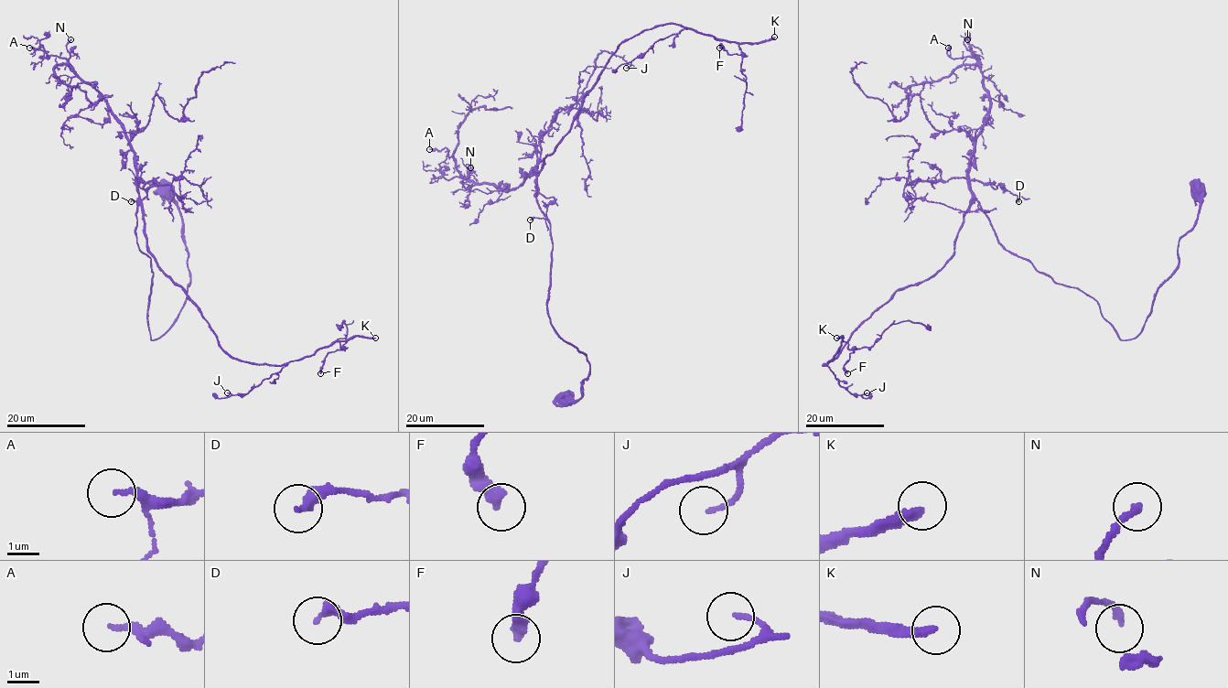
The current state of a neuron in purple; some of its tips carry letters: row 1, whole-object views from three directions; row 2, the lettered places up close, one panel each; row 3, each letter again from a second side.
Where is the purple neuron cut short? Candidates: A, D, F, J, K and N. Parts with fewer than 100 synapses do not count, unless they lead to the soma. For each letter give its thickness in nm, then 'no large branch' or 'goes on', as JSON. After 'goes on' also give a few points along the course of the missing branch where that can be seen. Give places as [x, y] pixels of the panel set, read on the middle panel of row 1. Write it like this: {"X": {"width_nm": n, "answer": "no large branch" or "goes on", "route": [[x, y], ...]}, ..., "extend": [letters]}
{"A": {"width_nm": 200, "answer": "no large branch"}, "D": {"width_nm": 320, "answer": "no large branch"}, "F": {"width_nm": 440, "answer": "no large branch"}, "J": {"width_nm": 130, "answer": "no large branch"}, "K": {"width_nm": 280, "answer": "goes on"}, "N": {"width_nm": 200, "answer": "no large branch"}, "extend": ["K"]}

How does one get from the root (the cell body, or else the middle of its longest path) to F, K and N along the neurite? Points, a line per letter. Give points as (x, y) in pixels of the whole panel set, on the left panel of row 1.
F: (166, 190), (189, 285), (150, 338), (137, 200), (148, 252), (225, 350), (282, 365), (339, 341), (320, 373)
K: (166, 190), (189, 285), (151, 339), (137, 200), (148, 252), (231, 357), (282, 365), (375, 338)
N: (166, 190), (189, 285), (175, 323), (151, 339), (134, 151), (70, 66), (70, 39)

